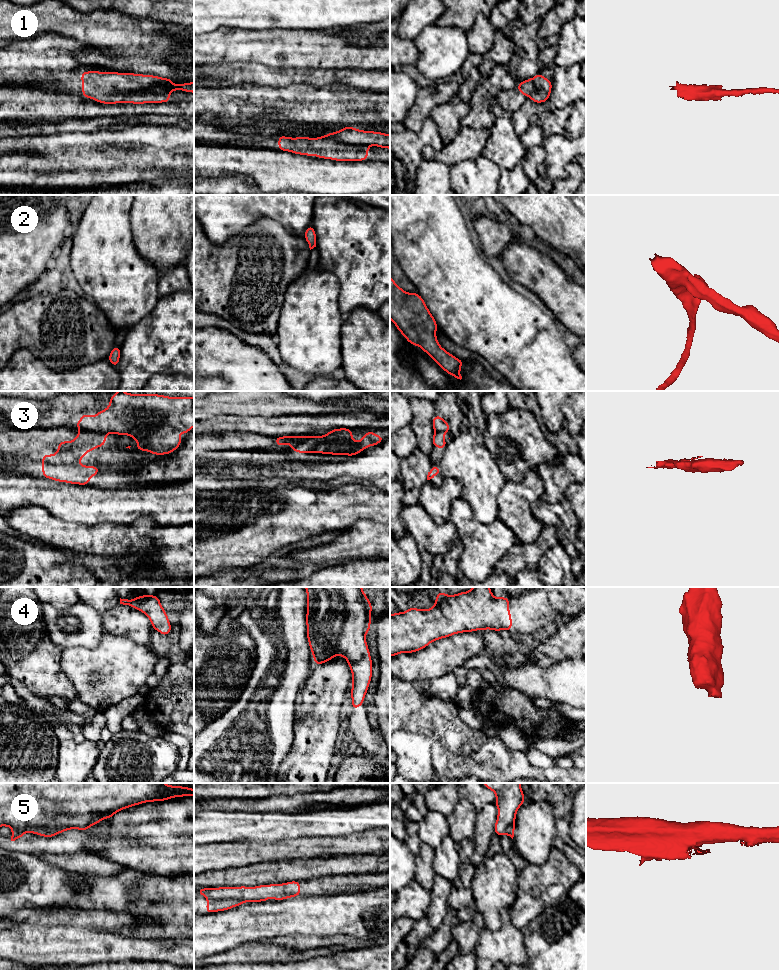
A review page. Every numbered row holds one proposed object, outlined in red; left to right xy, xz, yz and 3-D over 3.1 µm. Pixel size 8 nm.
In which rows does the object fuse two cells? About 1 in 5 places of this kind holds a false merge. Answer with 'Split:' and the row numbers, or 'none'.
Split: 1, 3, 5

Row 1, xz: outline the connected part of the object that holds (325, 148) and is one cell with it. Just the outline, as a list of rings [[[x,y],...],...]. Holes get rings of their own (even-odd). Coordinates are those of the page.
[[[278,136],[278,150],[333,161],[366,161],[369,146],[336,142],[330,138]]]

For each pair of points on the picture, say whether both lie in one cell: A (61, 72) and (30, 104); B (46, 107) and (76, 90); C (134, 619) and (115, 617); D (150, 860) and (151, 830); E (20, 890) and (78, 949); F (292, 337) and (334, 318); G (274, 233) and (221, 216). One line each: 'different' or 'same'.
A: different
B: different
C: same
D: same
E: different
F: same
G: different

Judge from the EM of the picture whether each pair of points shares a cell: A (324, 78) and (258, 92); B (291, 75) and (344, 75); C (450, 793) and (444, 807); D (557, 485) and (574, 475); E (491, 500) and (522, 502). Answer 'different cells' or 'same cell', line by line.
A: different cells
B: same cell
C: same cell
D: same cell
E: different cells

